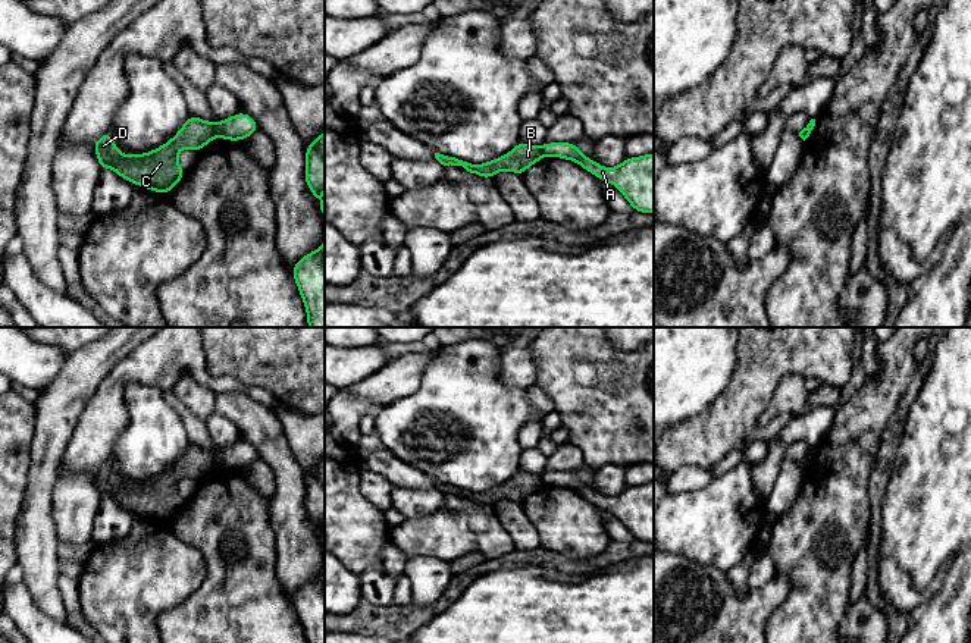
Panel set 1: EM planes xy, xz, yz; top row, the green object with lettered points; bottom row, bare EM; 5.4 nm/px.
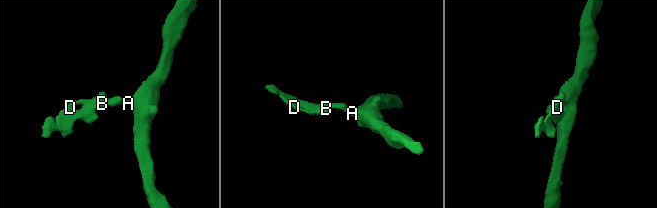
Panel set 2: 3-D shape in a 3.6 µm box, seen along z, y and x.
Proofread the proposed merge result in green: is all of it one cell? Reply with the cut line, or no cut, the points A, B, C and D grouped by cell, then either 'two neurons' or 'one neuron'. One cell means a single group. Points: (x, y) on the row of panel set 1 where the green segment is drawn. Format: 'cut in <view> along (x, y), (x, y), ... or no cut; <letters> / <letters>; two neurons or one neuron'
cut in xy along (218, 124), (213, 135); A / B C D; two neurons

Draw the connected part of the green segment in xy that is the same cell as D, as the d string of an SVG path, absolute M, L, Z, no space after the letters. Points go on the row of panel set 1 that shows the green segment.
M189 113L178 134L153 151L120 154L110 132L94 141L94 151L100 169L112 169L122 179L153 192L169 194L187 173L178 163L178 153L182 148L198 153L214 138L216 125Z

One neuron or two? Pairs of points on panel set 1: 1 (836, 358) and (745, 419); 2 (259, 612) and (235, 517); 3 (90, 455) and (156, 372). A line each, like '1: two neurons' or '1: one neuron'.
1: one neuron
2: one neuron
3: one neuron

